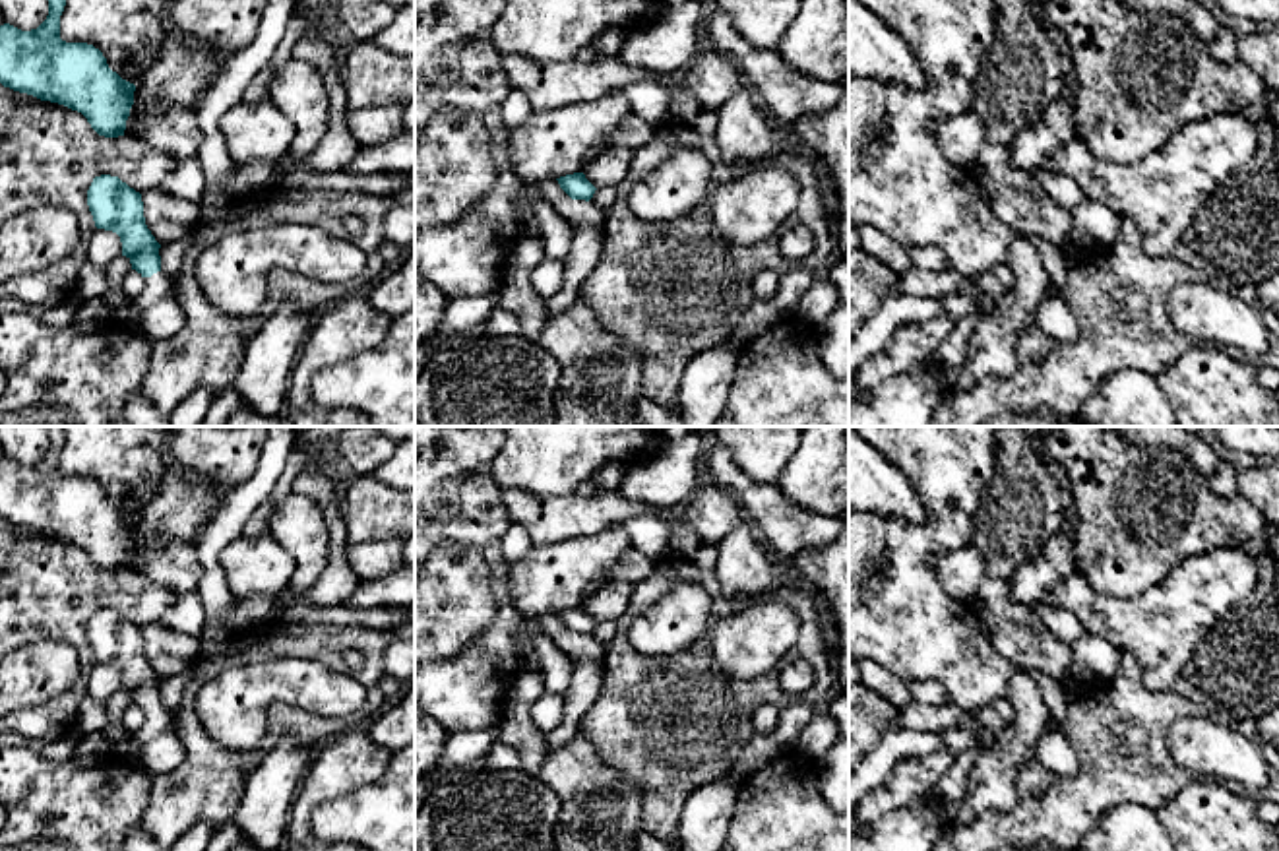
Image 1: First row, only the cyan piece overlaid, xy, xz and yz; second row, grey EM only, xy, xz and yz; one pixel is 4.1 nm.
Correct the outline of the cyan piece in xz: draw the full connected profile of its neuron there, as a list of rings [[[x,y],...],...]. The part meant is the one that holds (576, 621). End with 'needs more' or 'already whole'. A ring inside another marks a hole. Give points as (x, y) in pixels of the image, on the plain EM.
[[[574,607],[556,613],[560,622],[572,632],[572,634],[585,634],[589,636],[595,628],[595,620],[585,613],[583,607]]] | already whole

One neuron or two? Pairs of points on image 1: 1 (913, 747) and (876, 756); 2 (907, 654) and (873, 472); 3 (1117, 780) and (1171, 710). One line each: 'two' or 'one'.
1: one
2: two
3: one

